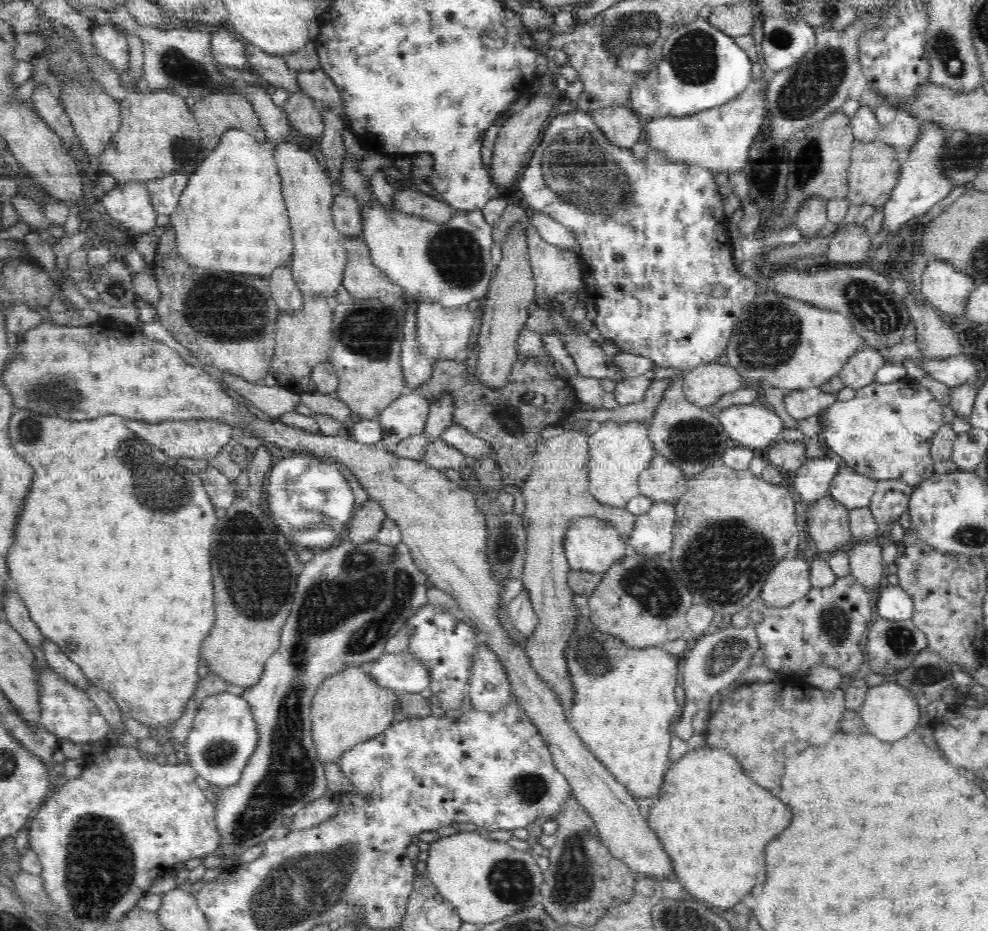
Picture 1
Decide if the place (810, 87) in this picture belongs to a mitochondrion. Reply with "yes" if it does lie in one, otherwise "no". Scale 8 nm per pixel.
yes

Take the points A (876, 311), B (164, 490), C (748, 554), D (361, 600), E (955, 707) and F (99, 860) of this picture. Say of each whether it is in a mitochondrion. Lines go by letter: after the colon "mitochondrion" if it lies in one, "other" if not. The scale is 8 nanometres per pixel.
A: mitochondrion
B: mitochondrion
C: mitochondrion
D: mitochondrion
E: other
F: mitochondrion

